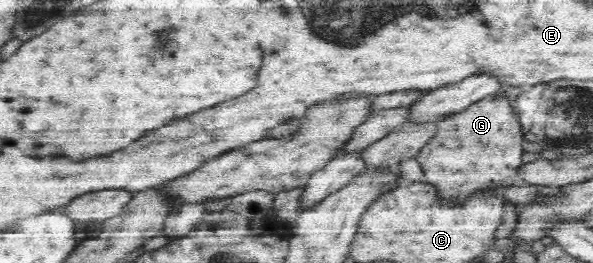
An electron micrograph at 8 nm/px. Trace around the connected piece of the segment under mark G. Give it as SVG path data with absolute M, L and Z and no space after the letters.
M481 99L472 105L468 105L464 111L446 116L438 124L435 137L422 146L422 149L418 151L414 158L426 175L426 183L436 187L440 203L462 205L476 193L496 193L492 189L504 187L502 191L505 191L506 188L512 188L512 185L518 187L521 183L519 173L521 167L525 164L522 161L525 153L522 142L525 139L522 139L524 134L520 131L518 119L514 117L514 111L512 111L512 107L506 99Z

